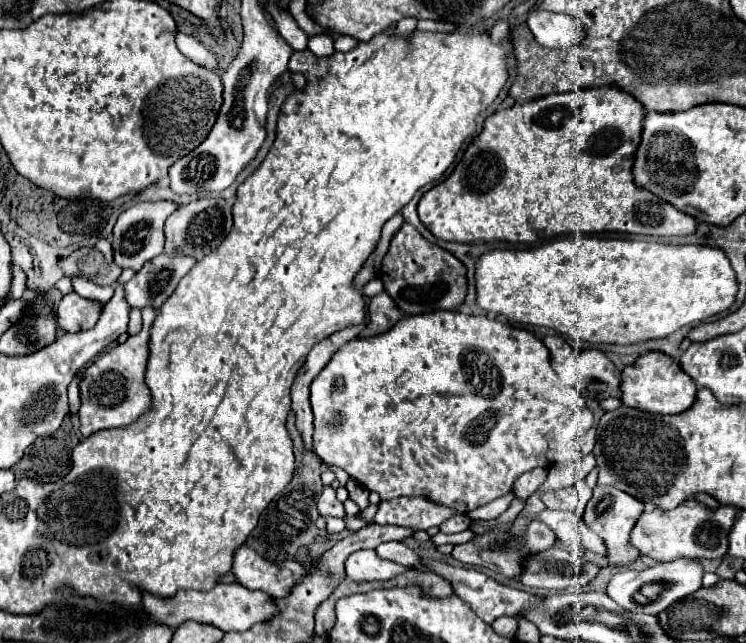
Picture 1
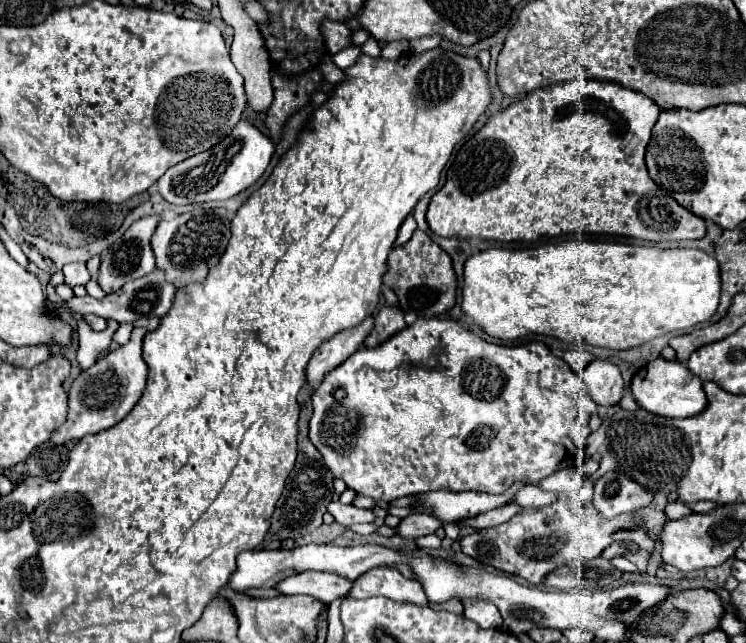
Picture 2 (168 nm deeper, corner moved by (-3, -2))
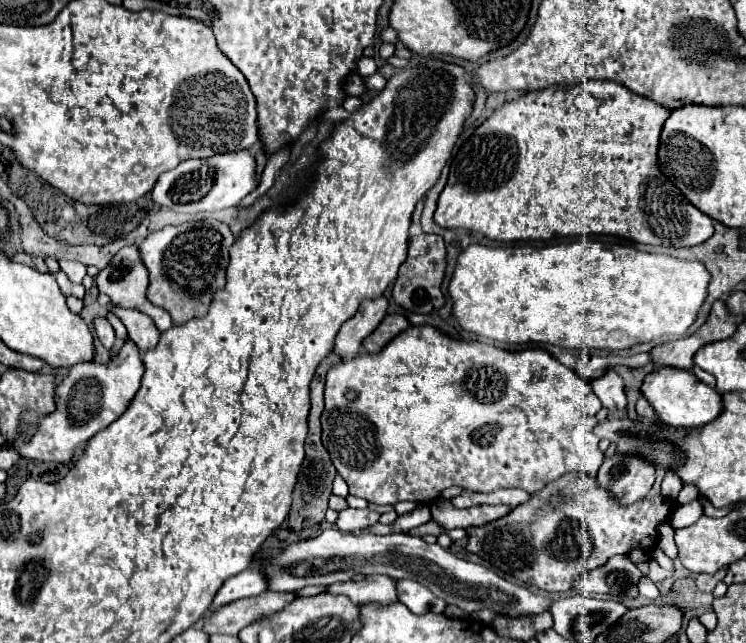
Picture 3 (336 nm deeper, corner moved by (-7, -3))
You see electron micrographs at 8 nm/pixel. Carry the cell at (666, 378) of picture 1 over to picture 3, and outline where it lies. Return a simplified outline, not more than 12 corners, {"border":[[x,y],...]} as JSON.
{"border":[[659,367],[641,393],[671,427],[703,427],[719,391],[691,371]]}

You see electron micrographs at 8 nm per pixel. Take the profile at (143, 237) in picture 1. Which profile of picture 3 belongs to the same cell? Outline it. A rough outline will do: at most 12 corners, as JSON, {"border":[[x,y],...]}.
{"border":[[137,243],[123,247],[95,277],[119,307],[141,309],[159,331],[171,315],[145,297],[149,271]]}

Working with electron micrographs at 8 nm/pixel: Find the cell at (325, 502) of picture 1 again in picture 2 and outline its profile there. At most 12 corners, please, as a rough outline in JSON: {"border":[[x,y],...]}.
{"border":[[331,502],[327,512],[341,526],[373,522],[371,510]]}

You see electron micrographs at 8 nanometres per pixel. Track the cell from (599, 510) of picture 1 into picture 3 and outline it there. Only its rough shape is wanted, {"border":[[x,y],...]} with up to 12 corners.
{"border":[[627,455],[605,457],[597,483],[619,505],[645,499],[655,469]]}

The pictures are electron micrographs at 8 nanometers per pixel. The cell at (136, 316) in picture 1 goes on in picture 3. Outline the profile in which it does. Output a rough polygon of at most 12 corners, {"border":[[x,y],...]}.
{"border":[[135,309],[112,313],[141,351],[156,347],[160,332],[153,319]]}

